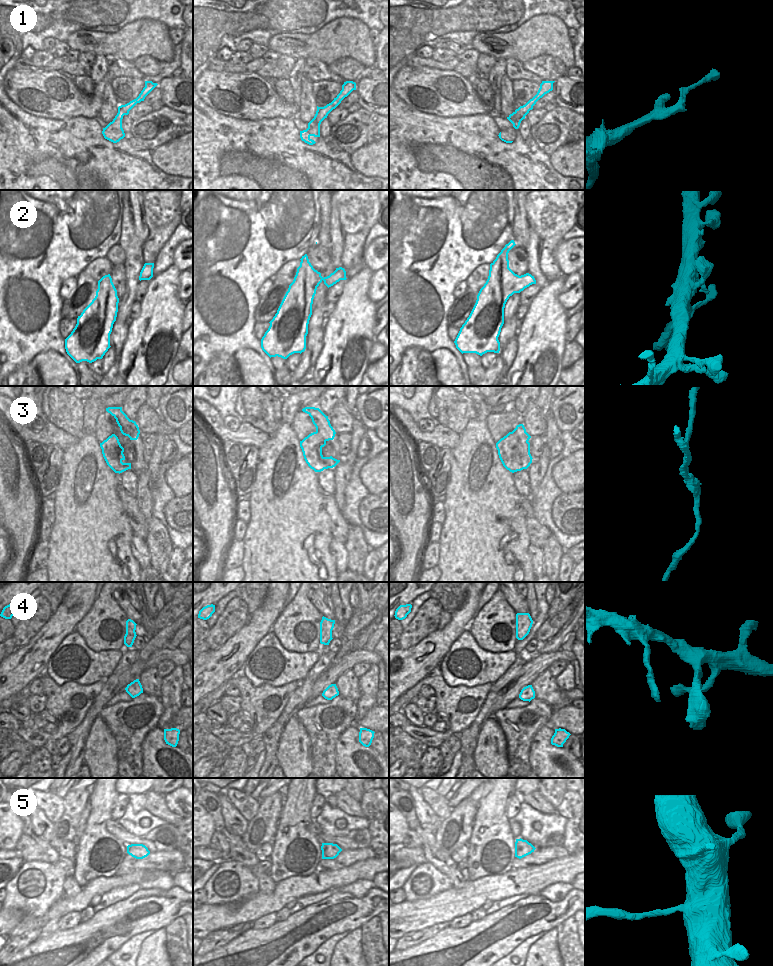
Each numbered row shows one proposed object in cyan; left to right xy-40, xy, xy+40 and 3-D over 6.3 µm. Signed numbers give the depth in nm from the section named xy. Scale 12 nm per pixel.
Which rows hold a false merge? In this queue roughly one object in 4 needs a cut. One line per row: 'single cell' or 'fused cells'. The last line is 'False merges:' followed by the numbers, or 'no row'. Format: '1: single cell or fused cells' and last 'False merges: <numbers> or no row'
1: fused cells
2: single cell
3: fused cells
4: single cell
5: single cell
False merges: 1, 3

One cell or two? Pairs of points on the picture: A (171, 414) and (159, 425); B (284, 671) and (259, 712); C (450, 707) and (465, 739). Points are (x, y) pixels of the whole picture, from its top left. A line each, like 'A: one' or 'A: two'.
A: two
B: two
C: two

